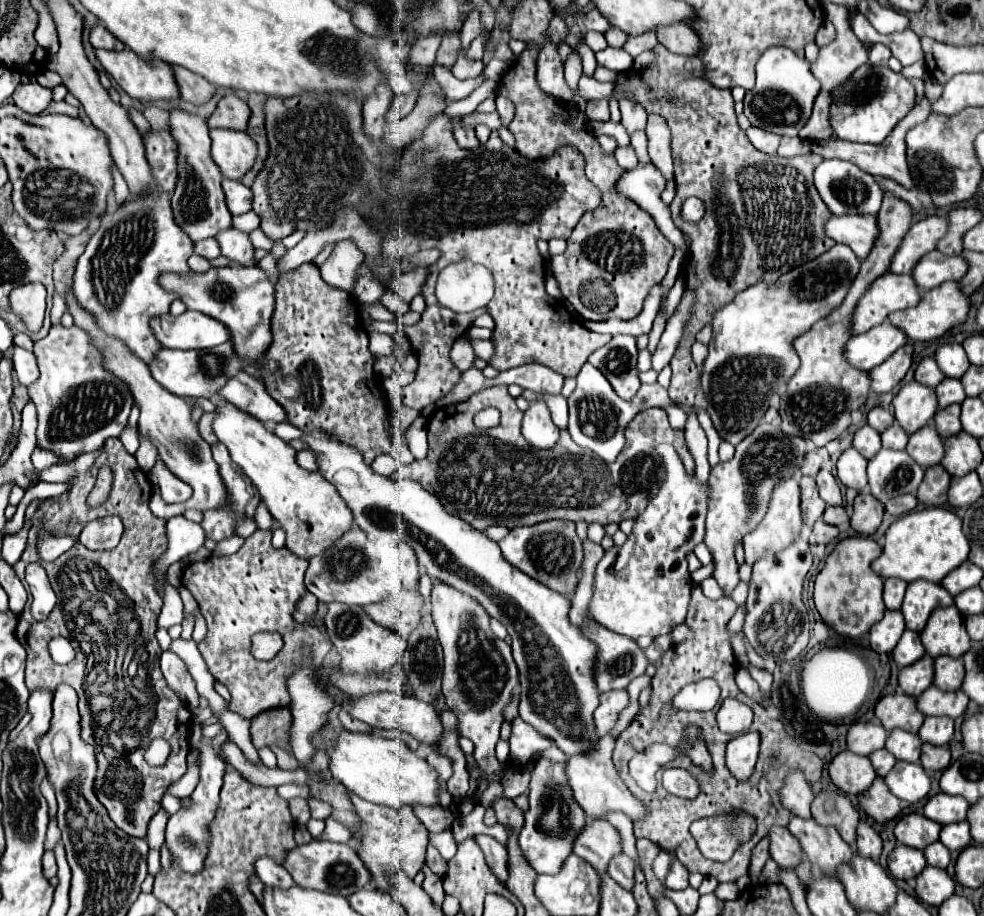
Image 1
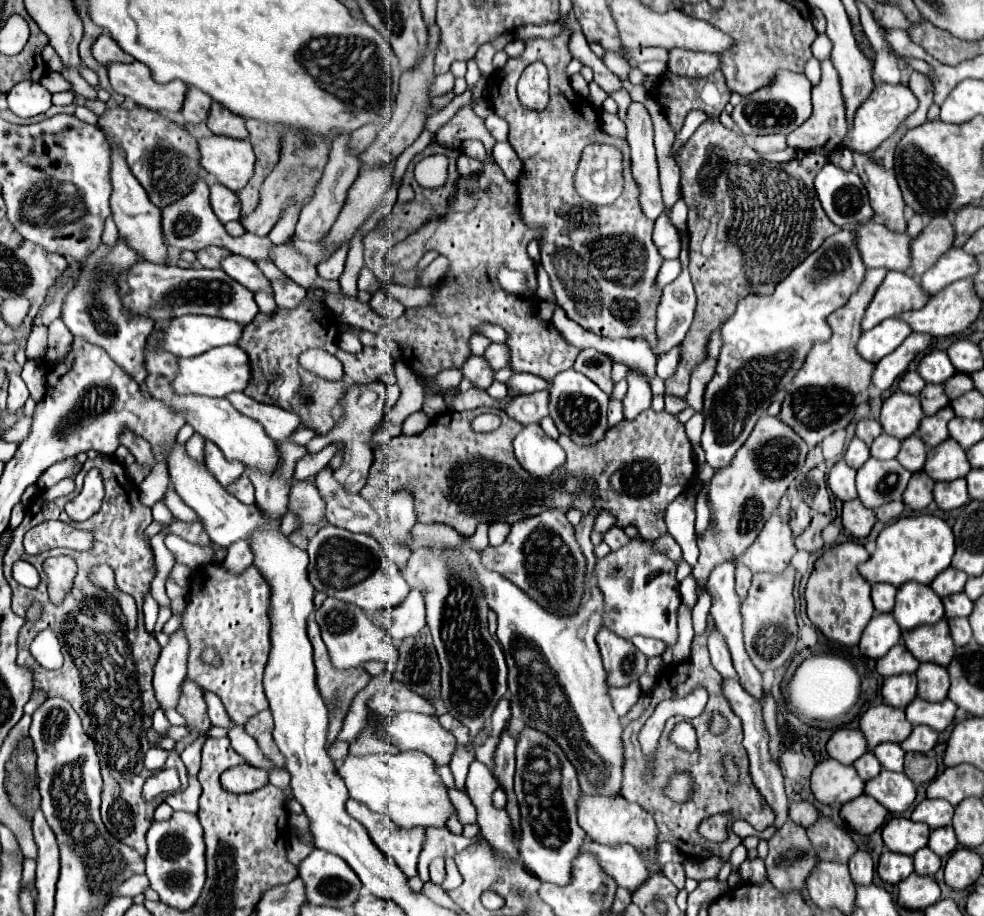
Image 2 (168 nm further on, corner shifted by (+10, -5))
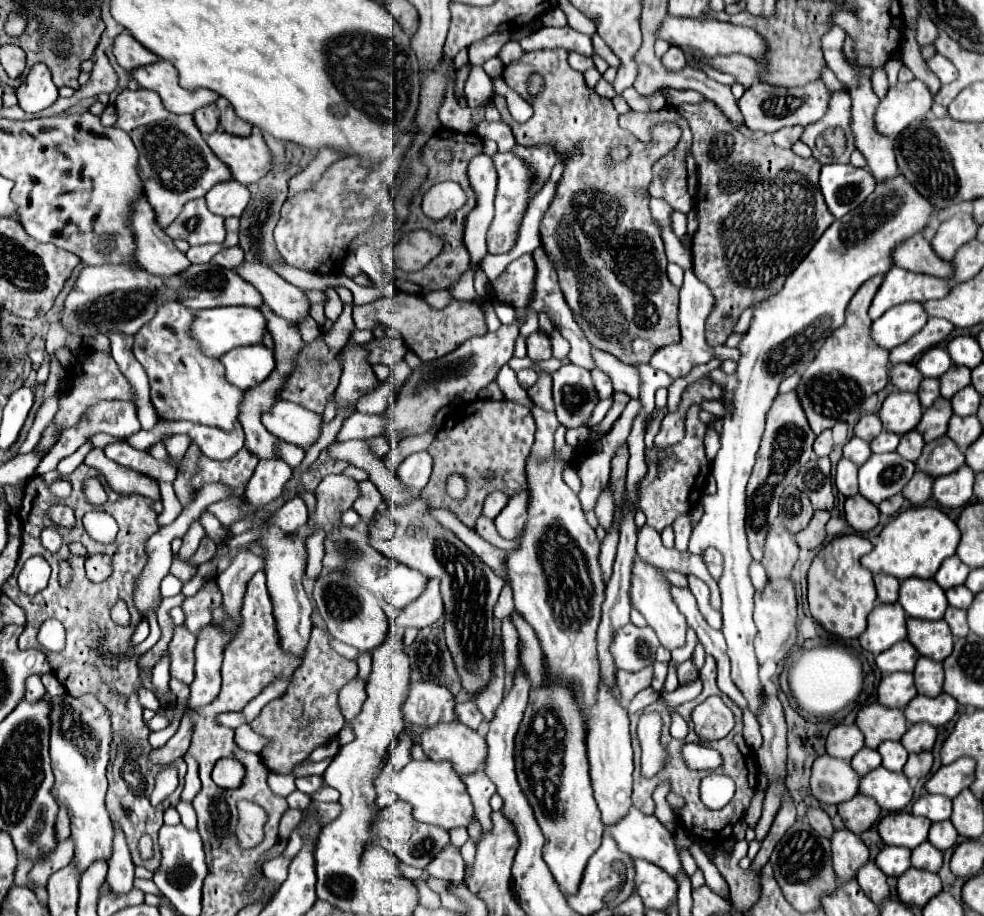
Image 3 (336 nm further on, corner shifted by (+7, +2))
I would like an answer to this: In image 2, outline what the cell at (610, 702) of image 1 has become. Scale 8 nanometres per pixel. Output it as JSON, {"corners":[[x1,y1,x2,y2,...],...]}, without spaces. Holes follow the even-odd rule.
{"corners":[[632,682,624,688,610,688,608,690,608,696,612,700,612,706,614,706,614,712,622,718,628,714,628,710,638,702,642,690,640,690,640,684,638,682]]}

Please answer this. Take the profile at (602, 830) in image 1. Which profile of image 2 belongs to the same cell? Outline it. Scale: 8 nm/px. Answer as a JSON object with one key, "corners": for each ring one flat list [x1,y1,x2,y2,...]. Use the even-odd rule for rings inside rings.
{"corners":[[588,840,582,844,582,852,590,852,598,856,602,870,610,878,614,878,618,886,624,886,630,892,634,892,650,876,642,858,638,858,638,852,630,844,602,846,602,844]]}

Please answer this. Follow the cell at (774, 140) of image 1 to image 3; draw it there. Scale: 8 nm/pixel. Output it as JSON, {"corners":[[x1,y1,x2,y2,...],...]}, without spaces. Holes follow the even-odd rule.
{"corners":[[787,127,787,129,781,129,781,131,773,133,771,139,773,139,775,145,779,145,779,147,787,147,787,149,789,149,795,141,799,141,801,133,803,133,803,127]]}

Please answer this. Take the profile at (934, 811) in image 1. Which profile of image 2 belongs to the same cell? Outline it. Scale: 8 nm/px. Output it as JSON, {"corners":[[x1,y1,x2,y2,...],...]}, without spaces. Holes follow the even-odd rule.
{"corners":[[930,798,922,800,912,812,914,822,924,822,932,830,950,826,952,816,954,816,954,806,952,804,948,804,946,800,930,800]]}

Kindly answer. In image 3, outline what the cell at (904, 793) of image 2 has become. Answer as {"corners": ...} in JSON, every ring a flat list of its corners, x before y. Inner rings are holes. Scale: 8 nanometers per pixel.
{"corners":[[885,767,873,769,861,777,859,793,873,797,885,811,903,811,913,797,913,789,907,777,903,773,887,771]]}

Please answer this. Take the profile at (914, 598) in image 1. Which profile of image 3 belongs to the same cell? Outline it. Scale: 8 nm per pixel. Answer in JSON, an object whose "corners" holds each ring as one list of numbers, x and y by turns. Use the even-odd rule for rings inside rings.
{"corners":[[909,577,901,581,899,603,903,605,909,617,929,619,929,621,943,619,947,609,945,591,933,579,923,581,919,577]]}

